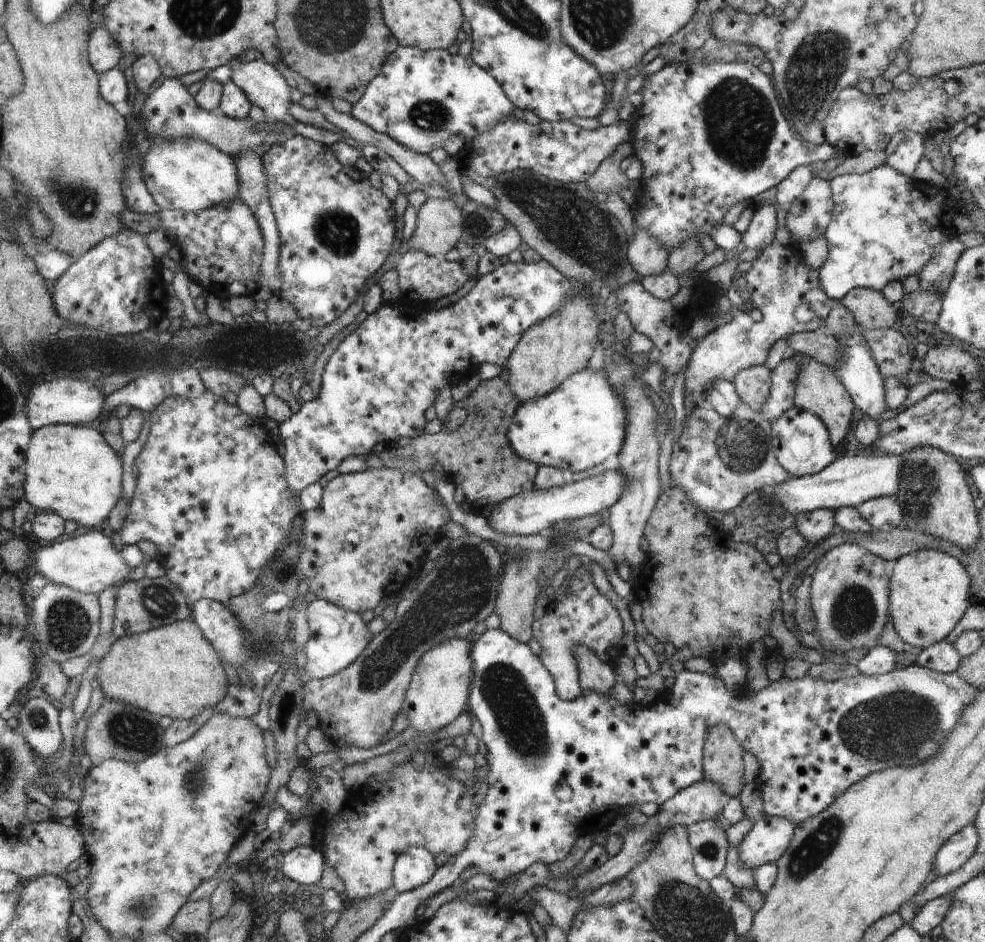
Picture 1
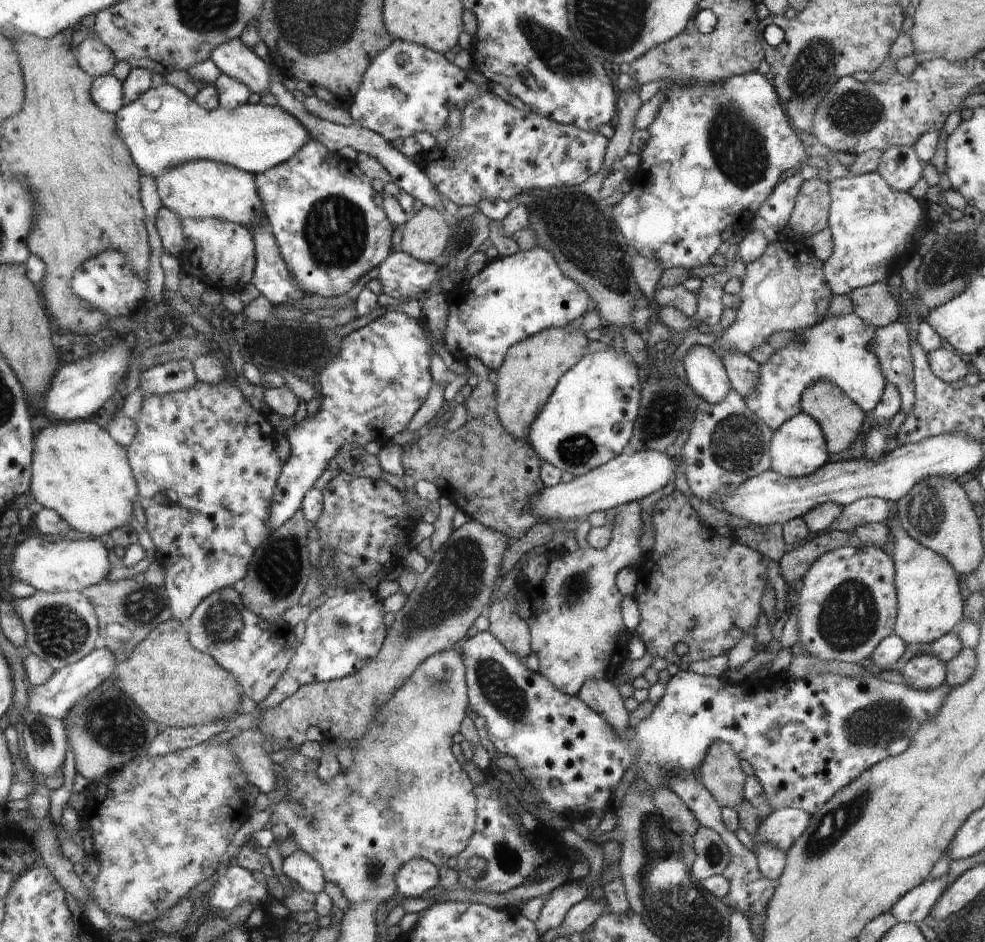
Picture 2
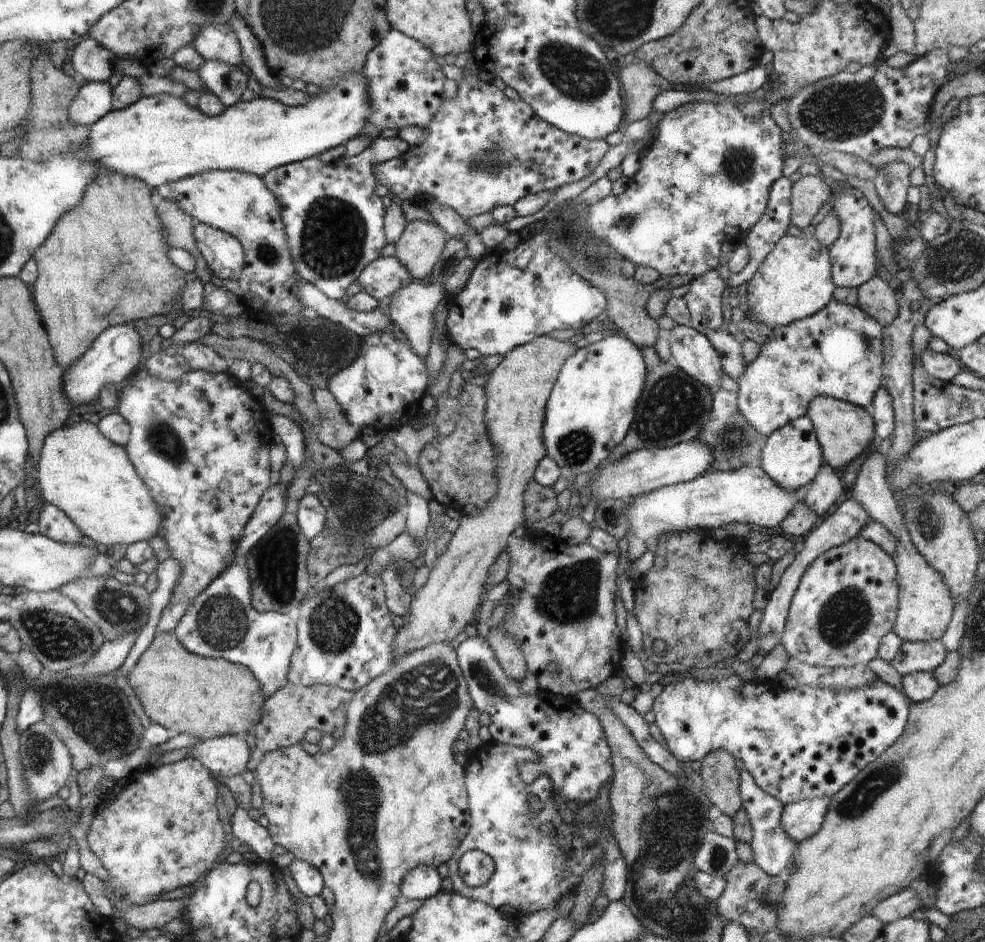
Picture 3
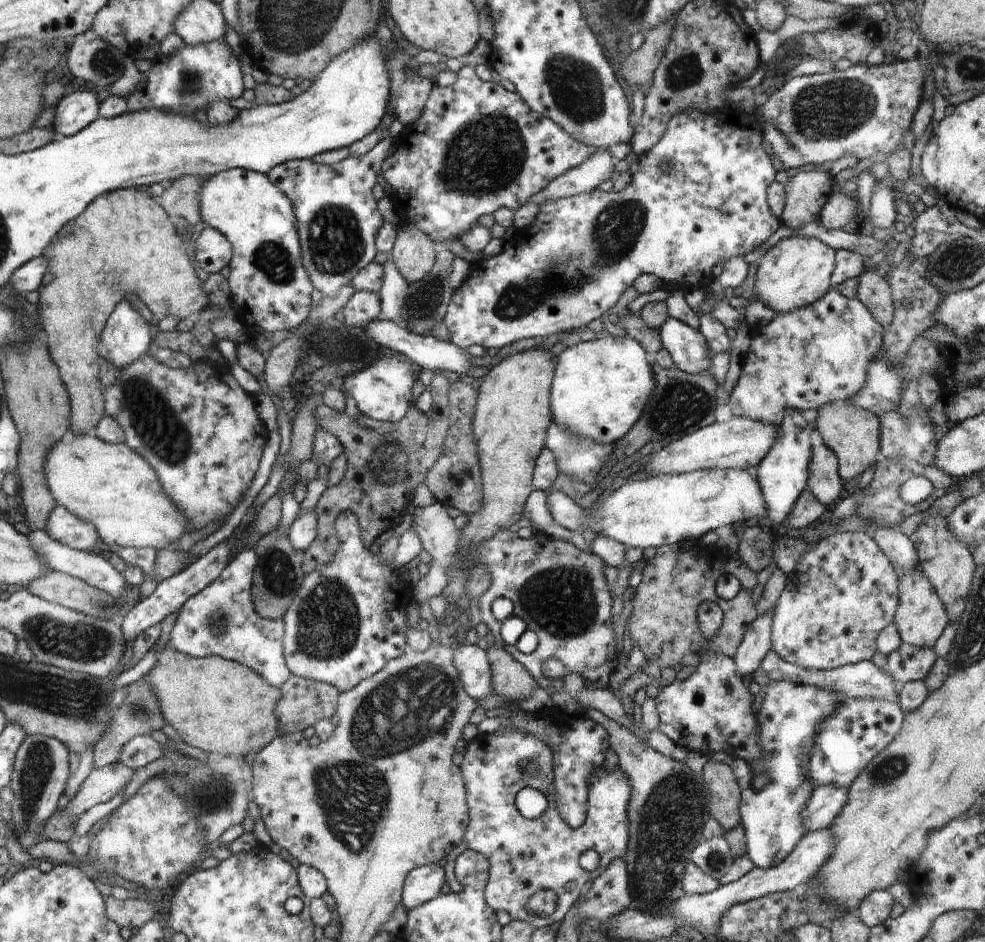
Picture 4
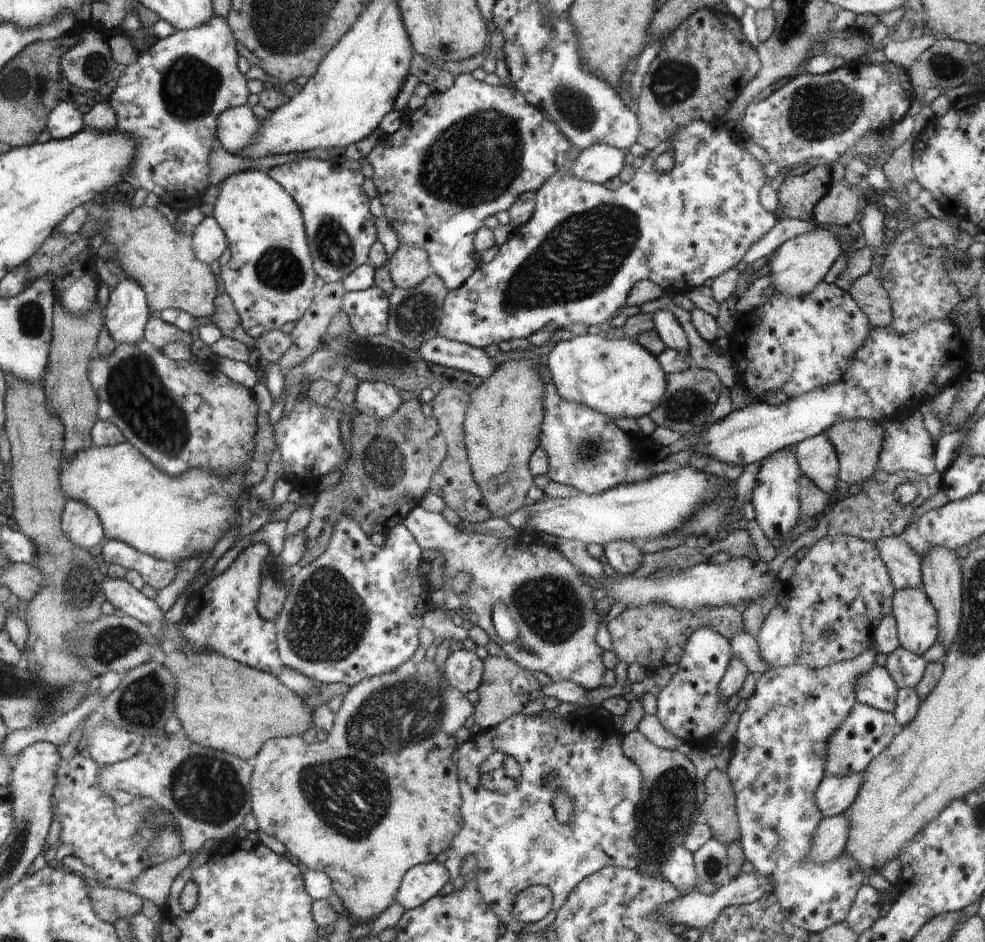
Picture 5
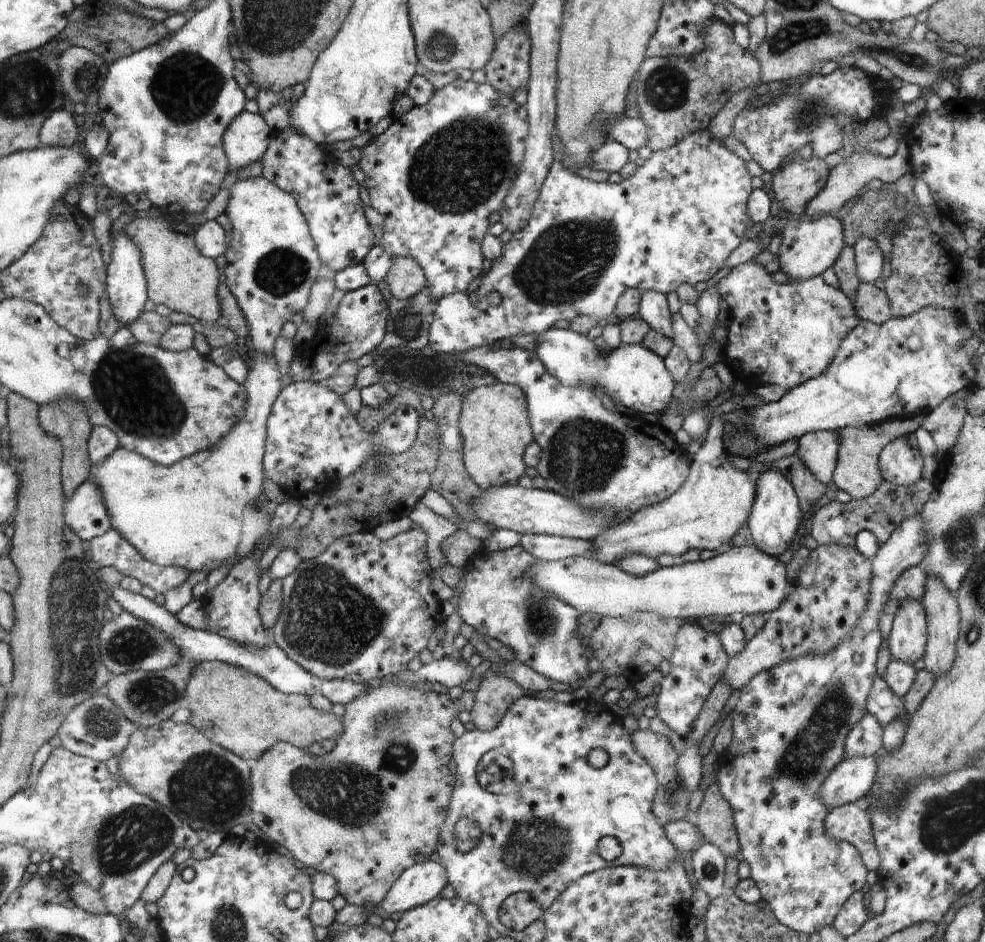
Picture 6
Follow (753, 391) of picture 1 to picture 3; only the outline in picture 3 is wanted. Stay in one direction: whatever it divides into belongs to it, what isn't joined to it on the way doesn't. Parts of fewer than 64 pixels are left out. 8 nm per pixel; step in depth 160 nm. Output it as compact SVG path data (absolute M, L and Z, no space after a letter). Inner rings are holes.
M708 330L705 334L718 353L724 374L738 382L748 364L745 364L740 337L735 338L727 331Z

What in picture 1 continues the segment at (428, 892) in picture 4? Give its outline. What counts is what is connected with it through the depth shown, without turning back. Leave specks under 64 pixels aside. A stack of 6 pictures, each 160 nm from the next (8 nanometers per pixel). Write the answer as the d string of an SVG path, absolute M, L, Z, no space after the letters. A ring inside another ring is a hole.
M408 847L395 863L395 887L399 893L412 891L428 883L435 874L436 862L424 847Z

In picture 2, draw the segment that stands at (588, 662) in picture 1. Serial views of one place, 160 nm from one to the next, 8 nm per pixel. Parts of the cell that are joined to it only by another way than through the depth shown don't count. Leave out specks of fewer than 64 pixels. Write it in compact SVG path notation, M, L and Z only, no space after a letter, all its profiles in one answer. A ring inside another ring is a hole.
M589 680L584 684L578 697L596 713L599 713L608 726L614 728L618 736L624 736L629 727L629 713L626 712L622 696L614 684L606 680Z

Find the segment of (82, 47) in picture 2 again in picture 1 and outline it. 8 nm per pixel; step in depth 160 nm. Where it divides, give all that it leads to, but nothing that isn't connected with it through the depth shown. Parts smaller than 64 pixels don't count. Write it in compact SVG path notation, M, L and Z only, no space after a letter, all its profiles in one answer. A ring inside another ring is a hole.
M104 26L92 31L91 42L88 43L88 52L91 53L92 68L98 74L108 72L114 68L125 55L118 41Z

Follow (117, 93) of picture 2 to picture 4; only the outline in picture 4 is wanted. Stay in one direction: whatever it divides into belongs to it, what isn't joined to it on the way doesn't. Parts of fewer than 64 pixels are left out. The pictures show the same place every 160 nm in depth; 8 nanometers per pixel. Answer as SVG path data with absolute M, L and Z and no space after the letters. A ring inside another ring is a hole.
M83 87L71 90L55 106L53 126L58 136L69 137L90 126L99 117L98 89Z

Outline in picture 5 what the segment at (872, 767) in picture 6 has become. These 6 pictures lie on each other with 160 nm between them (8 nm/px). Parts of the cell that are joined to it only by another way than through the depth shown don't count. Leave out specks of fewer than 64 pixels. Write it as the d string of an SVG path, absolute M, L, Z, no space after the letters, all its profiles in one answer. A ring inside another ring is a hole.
M864 773L846 776L825 776L817 786L815 803L818 812L826 818L847 814L862 786Z

